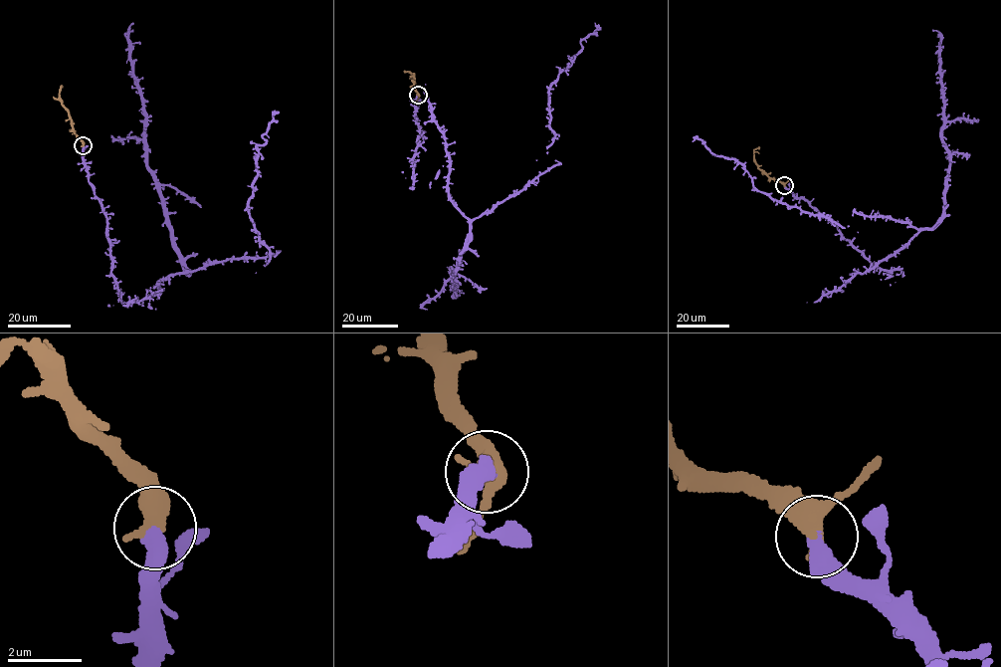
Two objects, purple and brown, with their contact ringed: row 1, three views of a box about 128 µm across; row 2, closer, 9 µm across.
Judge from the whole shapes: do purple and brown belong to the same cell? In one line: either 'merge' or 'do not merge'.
merge

